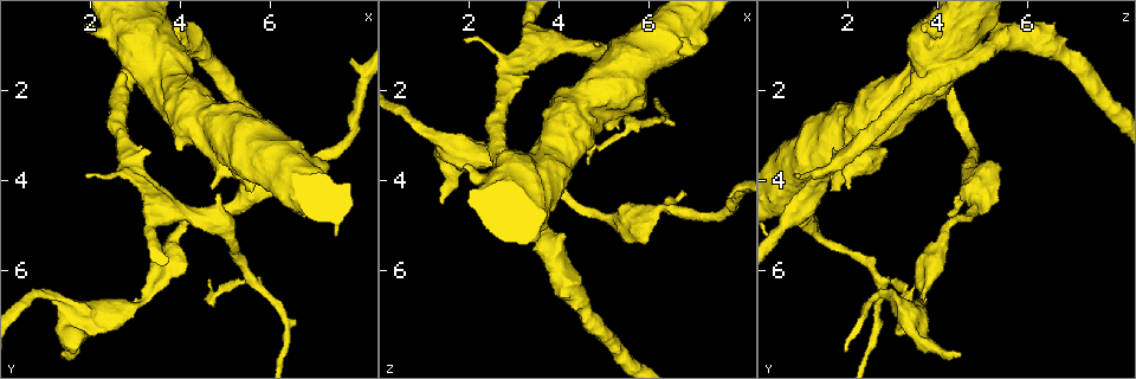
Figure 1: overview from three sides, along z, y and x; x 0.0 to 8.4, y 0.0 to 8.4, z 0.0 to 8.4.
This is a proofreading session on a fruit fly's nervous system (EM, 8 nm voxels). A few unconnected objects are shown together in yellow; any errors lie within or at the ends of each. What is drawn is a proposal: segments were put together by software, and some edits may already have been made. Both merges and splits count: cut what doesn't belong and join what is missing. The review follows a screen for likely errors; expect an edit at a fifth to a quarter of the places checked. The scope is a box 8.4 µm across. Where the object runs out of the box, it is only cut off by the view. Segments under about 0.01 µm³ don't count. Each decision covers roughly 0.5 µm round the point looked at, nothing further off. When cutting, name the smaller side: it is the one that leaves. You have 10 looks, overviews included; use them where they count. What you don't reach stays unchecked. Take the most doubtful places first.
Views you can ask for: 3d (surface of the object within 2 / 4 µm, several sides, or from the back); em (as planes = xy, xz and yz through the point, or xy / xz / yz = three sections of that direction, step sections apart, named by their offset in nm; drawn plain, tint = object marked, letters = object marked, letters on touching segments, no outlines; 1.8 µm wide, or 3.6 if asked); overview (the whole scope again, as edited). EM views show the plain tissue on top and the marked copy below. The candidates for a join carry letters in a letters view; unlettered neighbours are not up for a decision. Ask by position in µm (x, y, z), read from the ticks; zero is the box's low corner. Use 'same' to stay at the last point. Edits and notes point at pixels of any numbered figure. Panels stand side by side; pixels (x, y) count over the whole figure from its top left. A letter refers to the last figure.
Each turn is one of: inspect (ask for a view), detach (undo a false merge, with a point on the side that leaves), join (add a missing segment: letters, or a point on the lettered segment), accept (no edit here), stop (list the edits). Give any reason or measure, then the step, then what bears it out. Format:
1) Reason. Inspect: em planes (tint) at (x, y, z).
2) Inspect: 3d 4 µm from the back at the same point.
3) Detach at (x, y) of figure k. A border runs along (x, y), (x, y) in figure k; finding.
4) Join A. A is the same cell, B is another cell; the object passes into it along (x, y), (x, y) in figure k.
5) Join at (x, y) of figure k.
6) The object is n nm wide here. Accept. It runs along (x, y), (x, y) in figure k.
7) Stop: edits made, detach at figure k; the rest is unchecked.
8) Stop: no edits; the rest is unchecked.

Thick end. Inspect: 3d 4 µm at (1.95, 0.55, 3.70).

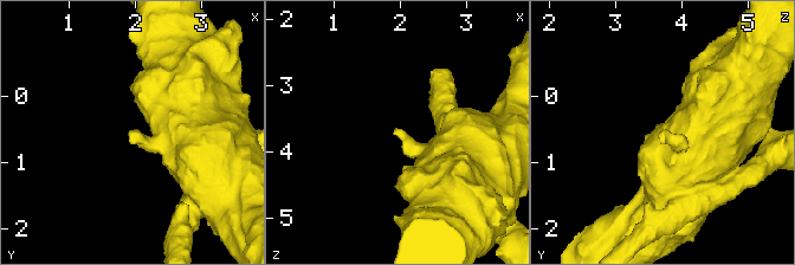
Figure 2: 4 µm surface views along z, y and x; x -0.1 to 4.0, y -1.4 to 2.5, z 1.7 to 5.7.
Need the tissue. Inspect: em yz step 4 (letters) at (1.90, 0.55, 3.70).

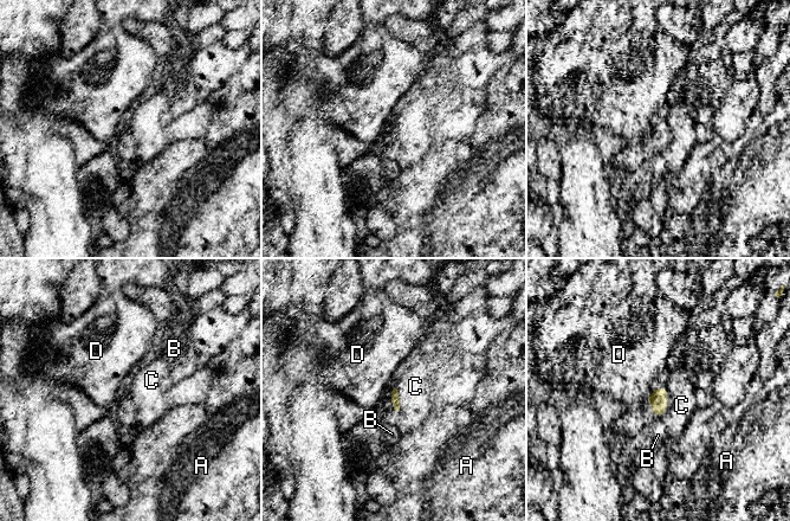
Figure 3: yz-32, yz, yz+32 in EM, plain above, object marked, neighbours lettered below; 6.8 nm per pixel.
Inspect: em planes (letters) at the same point.

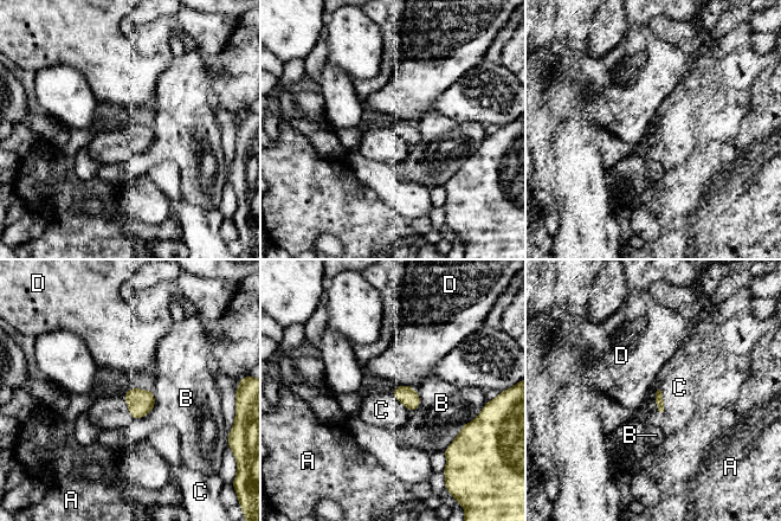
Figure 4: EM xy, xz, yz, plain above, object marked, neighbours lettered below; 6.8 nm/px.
Accept. A, B, C and D are other cells; a border runs along (660, 388), (663, 412) in figure 4; no lettered segment goes on from it.

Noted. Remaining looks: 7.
An open end. Inspect: em 3.6 µm yz step 4 (tint) at (1.40, 7.90, 4.45).

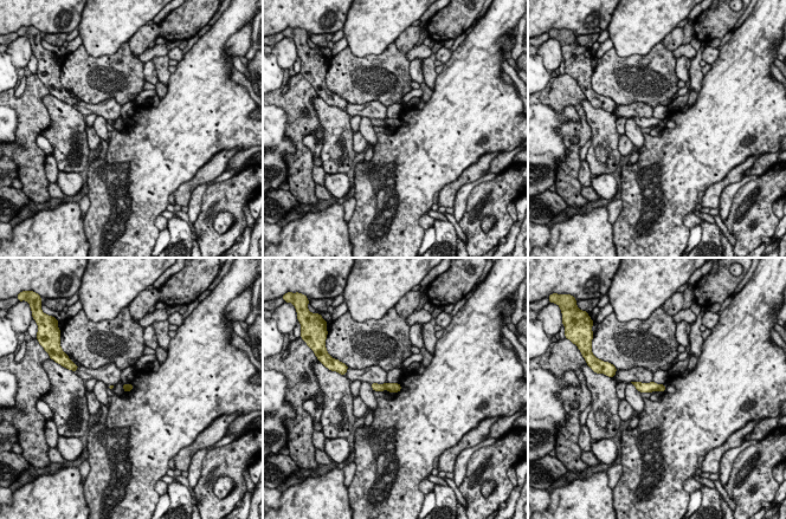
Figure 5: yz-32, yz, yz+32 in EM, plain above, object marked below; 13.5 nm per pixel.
Cut it another way. Inspect: em 3.6 µm planes (letters) at the same point.

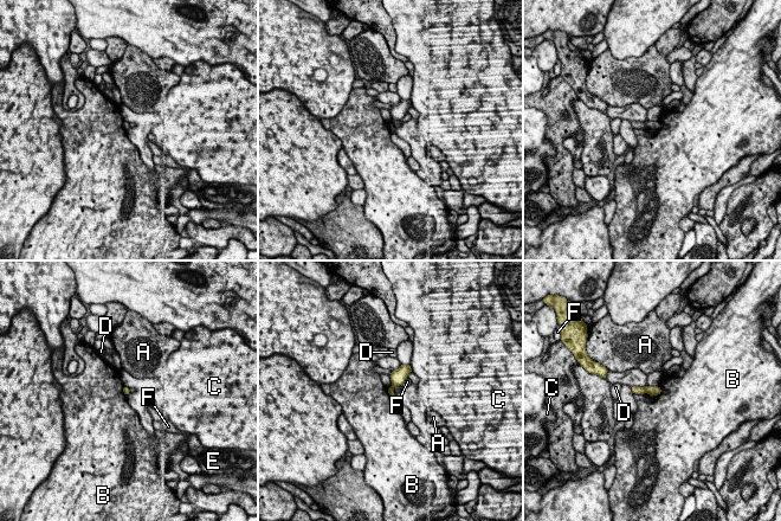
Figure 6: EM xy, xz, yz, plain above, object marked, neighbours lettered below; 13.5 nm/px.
The longest contact is with F, 220 nm. Accept. A, B, C, D, E and F are other cells; no lettered segment goes on from it.

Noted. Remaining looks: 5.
Narrows sharply. Inspect: em xy step 16 (tint) at (3.25, 6.65, 3.65).

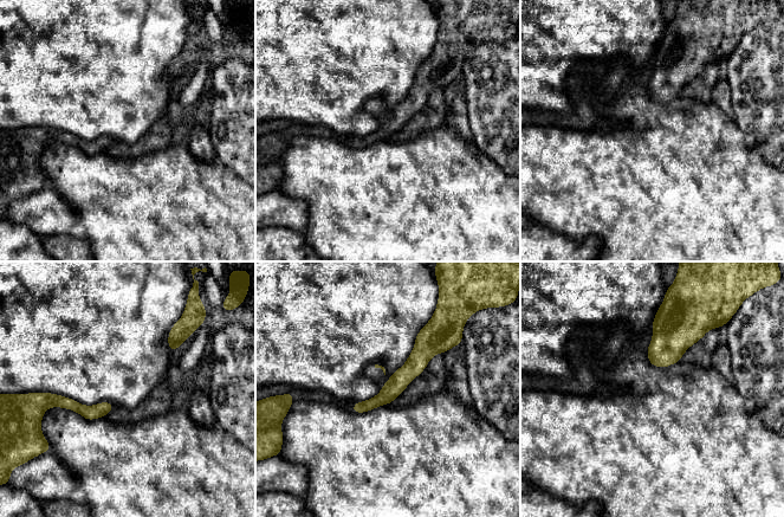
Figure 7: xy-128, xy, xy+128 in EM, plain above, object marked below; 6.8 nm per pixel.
Inspect: em planes (letters) at the same point.

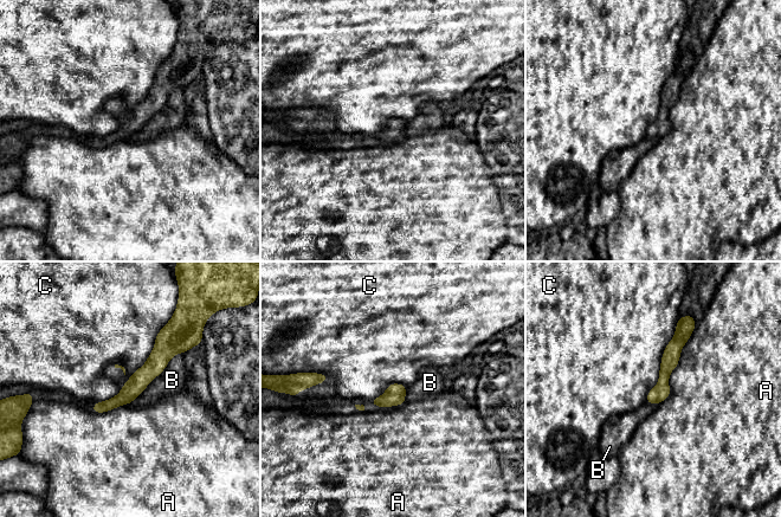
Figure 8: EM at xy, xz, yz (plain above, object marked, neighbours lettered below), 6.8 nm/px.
Accept. A, B and C are other cells; a border runs along (168, 322), (122, 388), (95, 404) in figure 8; continuous, no second neuron.

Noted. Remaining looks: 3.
Branch stops here. Inspect: 3d 4 µm at (4.70, 4.10, 1.95).

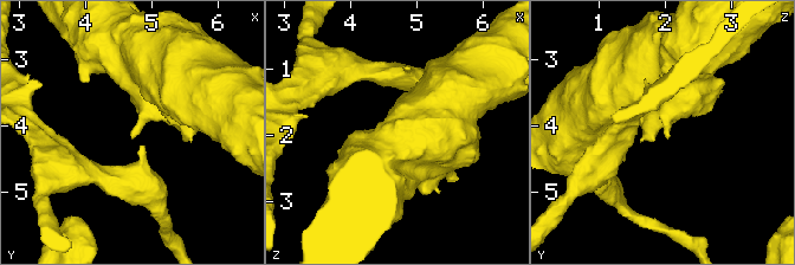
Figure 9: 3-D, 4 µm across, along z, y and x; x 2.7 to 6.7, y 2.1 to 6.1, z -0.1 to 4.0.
Inspect: em planes (letters) at (4.65, 4.15, 2.00).

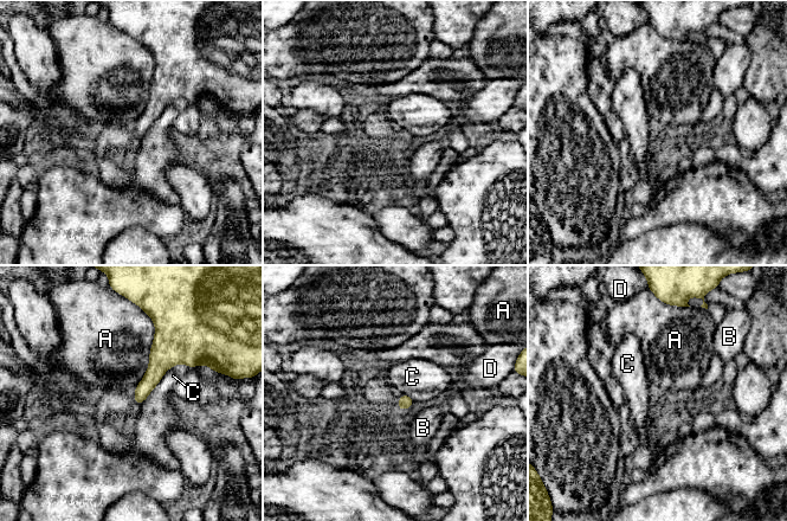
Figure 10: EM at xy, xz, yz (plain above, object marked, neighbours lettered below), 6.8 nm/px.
Accept. A, B, C and D are other cells; no lettered segment goes on from it.

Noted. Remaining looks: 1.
Stop: no edits; the rest is unchecked.

